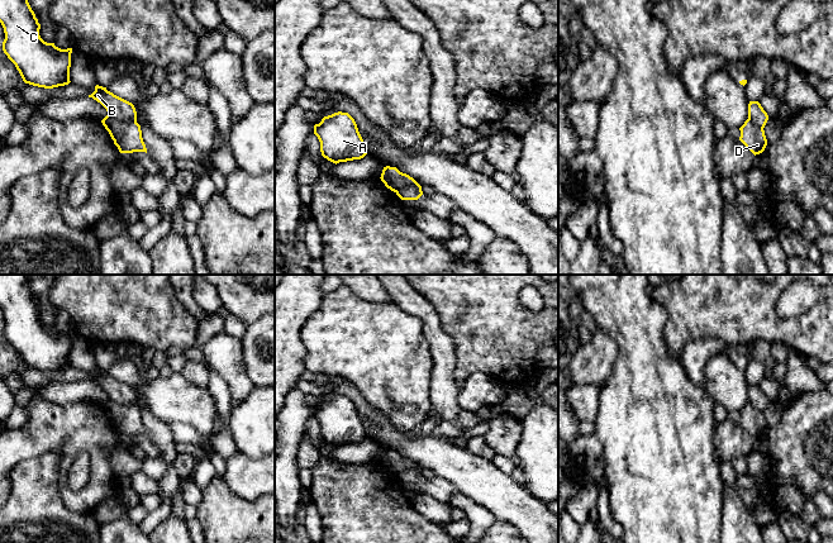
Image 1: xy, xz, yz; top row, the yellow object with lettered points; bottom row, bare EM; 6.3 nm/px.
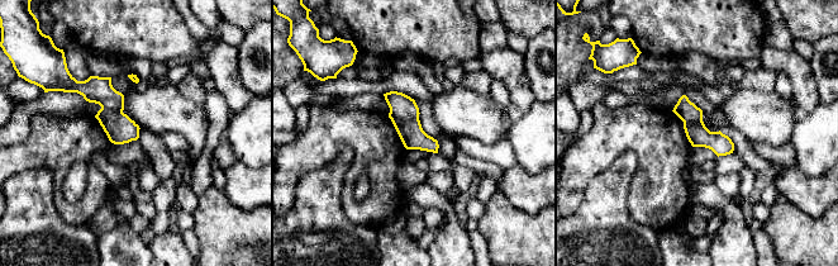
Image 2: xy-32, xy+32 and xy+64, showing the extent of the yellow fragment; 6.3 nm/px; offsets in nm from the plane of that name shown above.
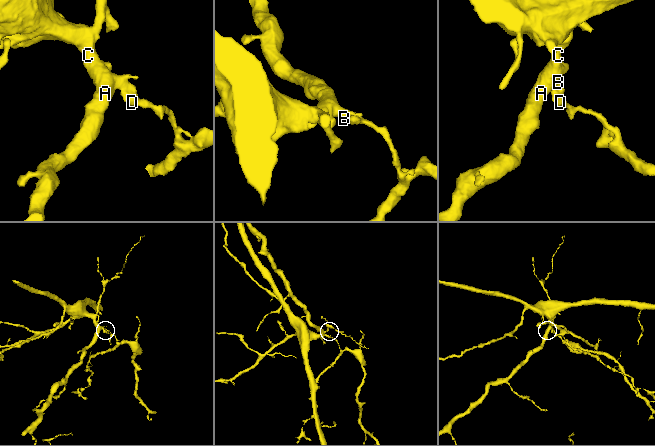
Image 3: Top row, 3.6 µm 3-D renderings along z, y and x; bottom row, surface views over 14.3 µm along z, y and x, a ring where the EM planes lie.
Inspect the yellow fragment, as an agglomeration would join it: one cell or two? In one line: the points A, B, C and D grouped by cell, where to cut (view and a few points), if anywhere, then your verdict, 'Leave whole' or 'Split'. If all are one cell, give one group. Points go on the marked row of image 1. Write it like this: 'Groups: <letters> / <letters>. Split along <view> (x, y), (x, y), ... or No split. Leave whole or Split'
Groups: A B C / D. Split along xy (108, 114), (114, 119), (136, 122). Split

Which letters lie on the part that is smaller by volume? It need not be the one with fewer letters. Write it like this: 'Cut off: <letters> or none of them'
Cut off: D

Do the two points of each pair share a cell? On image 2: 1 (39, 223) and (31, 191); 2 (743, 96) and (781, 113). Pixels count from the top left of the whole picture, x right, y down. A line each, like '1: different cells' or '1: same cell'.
1: same cell
2: same cell

